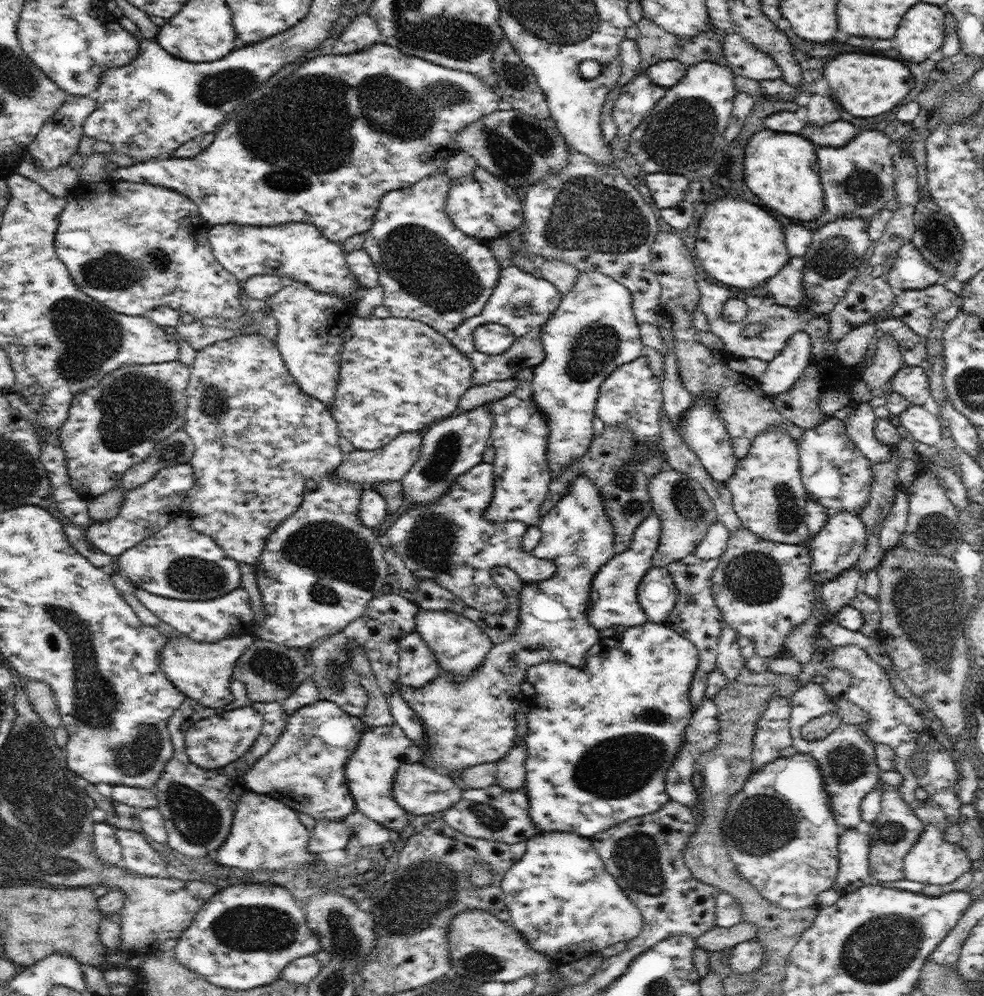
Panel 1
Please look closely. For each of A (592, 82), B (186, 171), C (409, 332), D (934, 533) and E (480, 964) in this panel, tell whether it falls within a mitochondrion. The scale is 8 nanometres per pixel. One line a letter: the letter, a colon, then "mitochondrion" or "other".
A: other
B: other
C: other
D: mitochondrion
E: mitochondrion

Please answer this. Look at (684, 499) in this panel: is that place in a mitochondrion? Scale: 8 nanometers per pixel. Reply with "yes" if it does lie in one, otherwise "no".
yes

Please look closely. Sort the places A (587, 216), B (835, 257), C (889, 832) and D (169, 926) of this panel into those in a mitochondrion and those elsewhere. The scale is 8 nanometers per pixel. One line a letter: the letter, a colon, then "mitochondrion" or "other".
A: mitochondrion
B: mitochondrion
C: mitochondrion
D: other

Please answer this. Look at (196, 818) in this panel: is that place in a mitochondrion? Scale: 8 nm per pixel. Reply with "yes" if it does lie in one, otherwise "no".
yes

